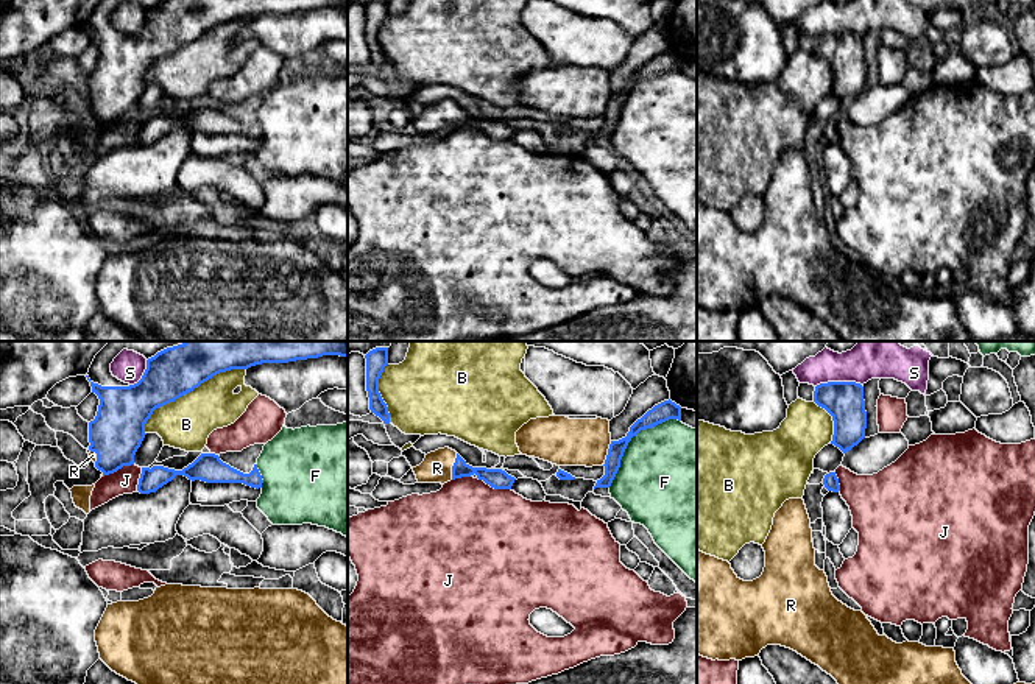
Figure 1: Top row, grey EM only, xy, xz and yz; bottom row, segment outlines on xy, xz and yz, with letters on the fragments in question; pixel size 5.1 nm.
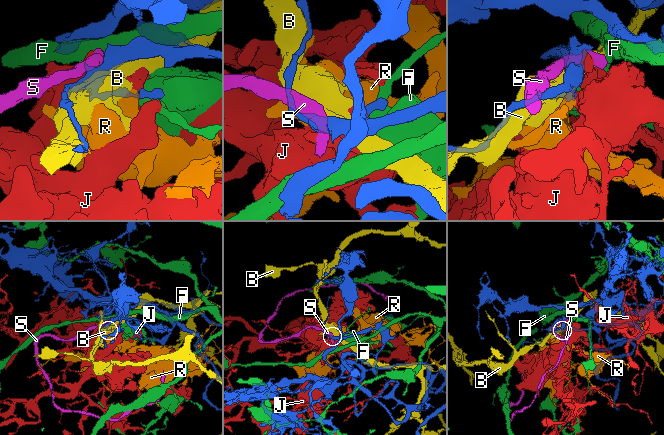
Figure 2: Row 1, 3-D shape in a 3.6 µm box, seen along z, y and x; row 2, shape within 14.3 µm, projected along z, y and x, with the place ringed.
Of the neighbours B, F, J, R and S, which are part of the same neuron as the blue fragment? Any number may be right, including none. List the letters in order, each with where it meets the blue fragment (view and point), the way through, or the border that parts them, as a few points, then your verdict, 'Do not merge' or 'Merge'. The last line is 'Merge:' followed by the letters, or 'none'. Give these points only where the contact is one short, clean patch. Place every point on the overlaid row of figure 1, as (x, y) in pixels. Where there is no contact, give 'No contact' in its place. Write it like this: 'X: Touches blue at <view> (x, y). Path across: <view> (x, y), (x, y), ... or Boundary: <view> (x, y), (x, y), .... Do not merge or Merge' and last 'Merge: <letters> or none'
B: Touches blue at xy (189, 391). Do not merge
F: Touches blue at xz (632, 437). Do not merge
J: Touches blue at xz (494, 488). Do not merge
R: Touches blue at xz (452, 466). Merge
S: Touches blue at yz (837, 382). Boundary: yz (861, 384), (820, 382), (815, 387). Do not merge
Merge: R

